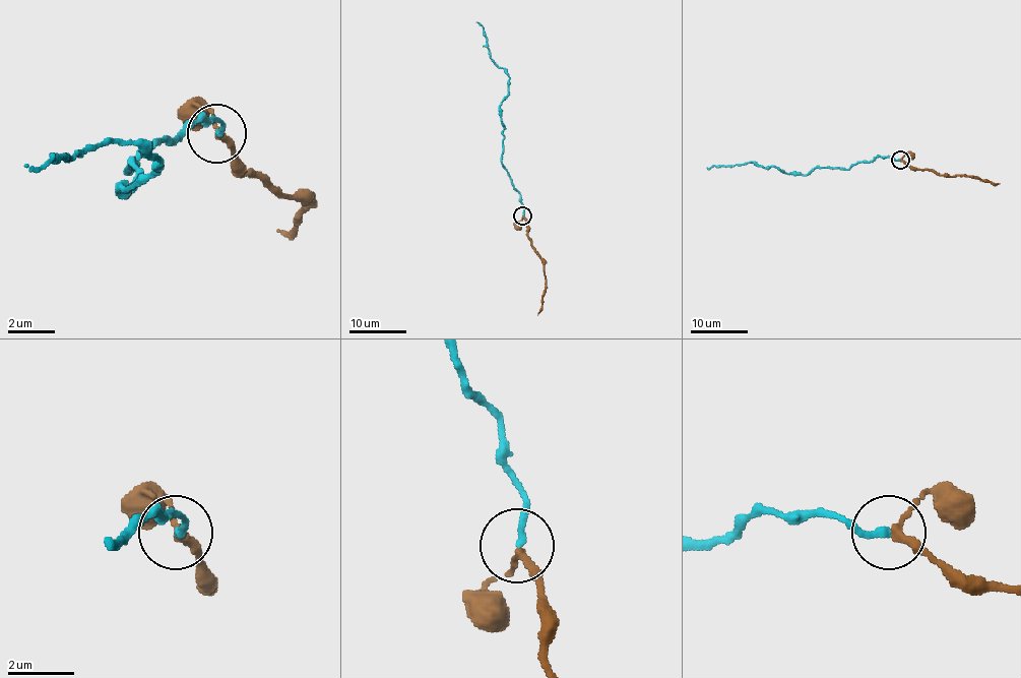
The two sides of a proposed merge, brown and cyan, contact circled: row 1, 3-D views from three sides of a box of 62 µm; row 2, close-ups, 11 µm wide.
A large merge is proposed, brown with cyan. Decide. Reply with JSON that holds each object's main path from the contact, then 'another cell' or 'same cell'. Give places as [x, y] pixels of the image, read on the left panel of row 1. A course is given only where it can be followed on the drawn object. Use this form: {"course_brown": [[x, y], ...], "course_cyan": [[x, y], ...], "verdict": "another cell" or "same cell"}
{"course_brown": [[217, 134], [236, 164], [301, 199], [312, 199], [276, 229]], "course_cyan": [[217, 134], [205, 117], [182, 140], [158, 140], [123, 193], [158, 158], [106, 140], [22, 164]], "verdict": "same cell"}

